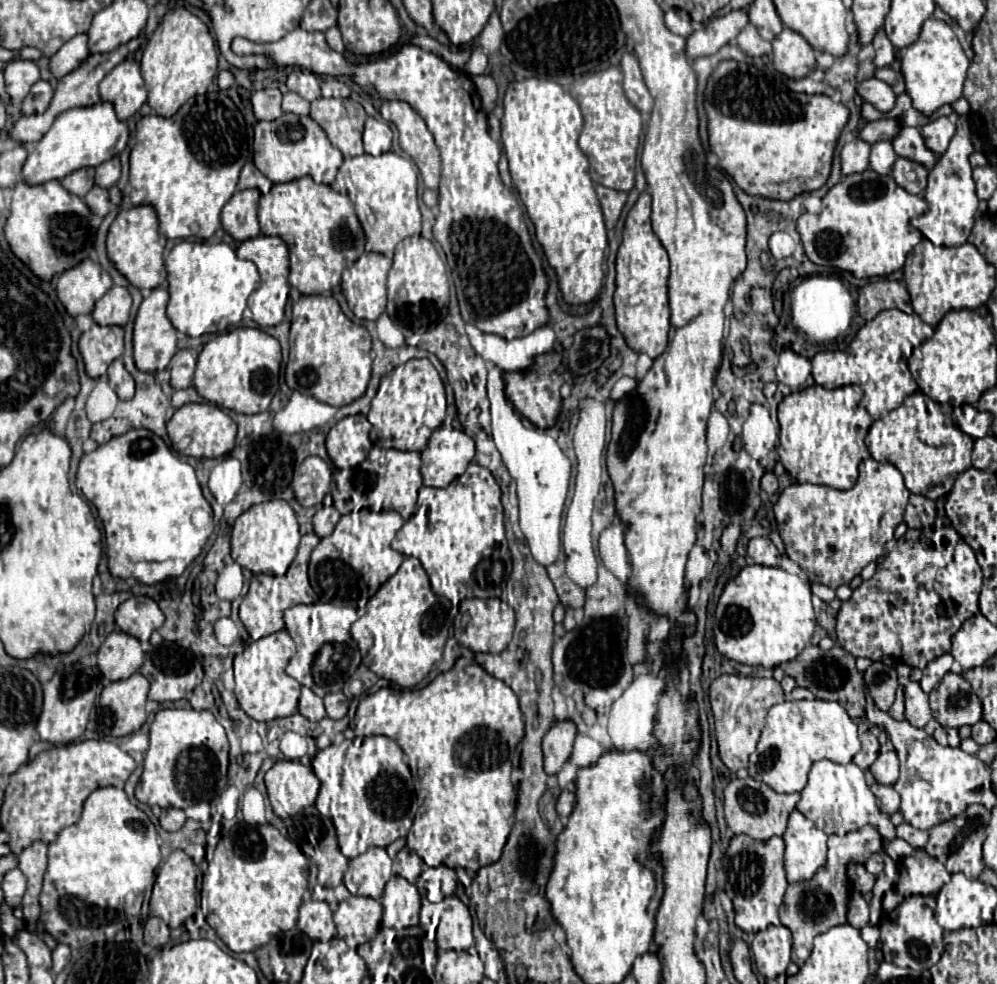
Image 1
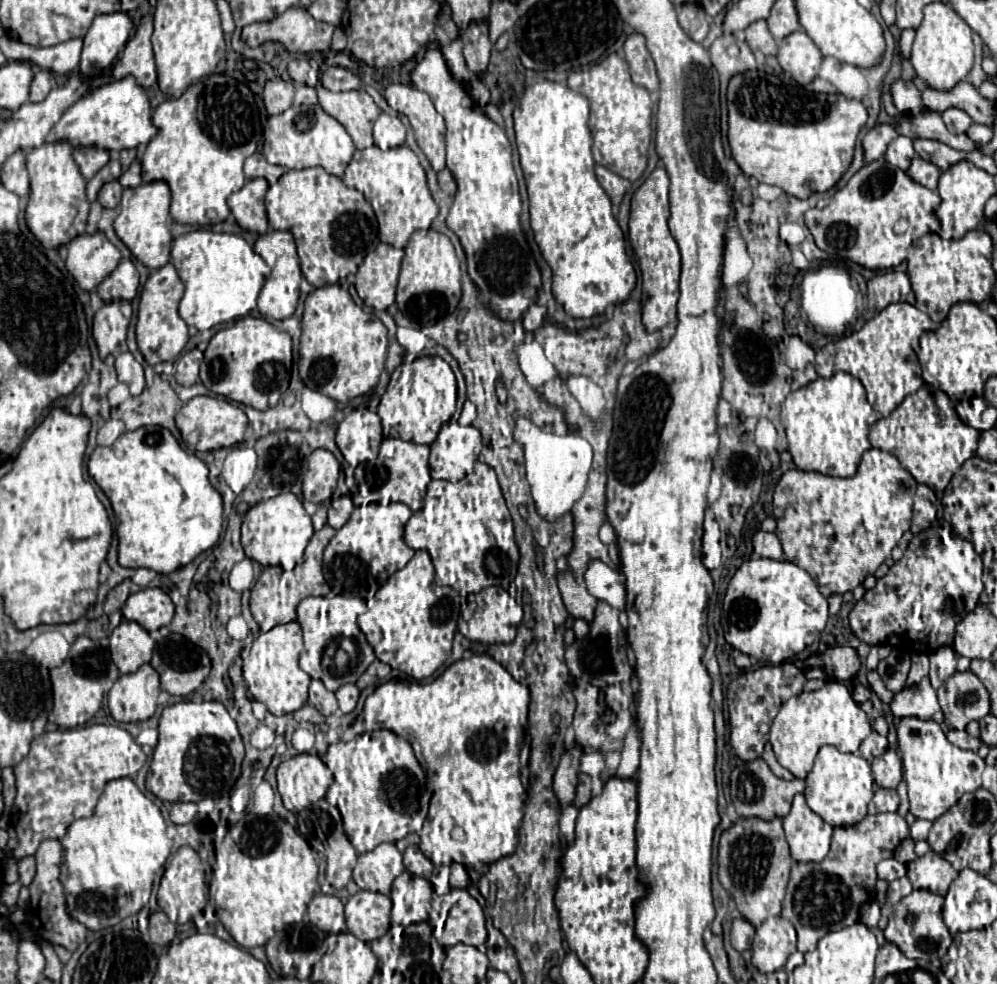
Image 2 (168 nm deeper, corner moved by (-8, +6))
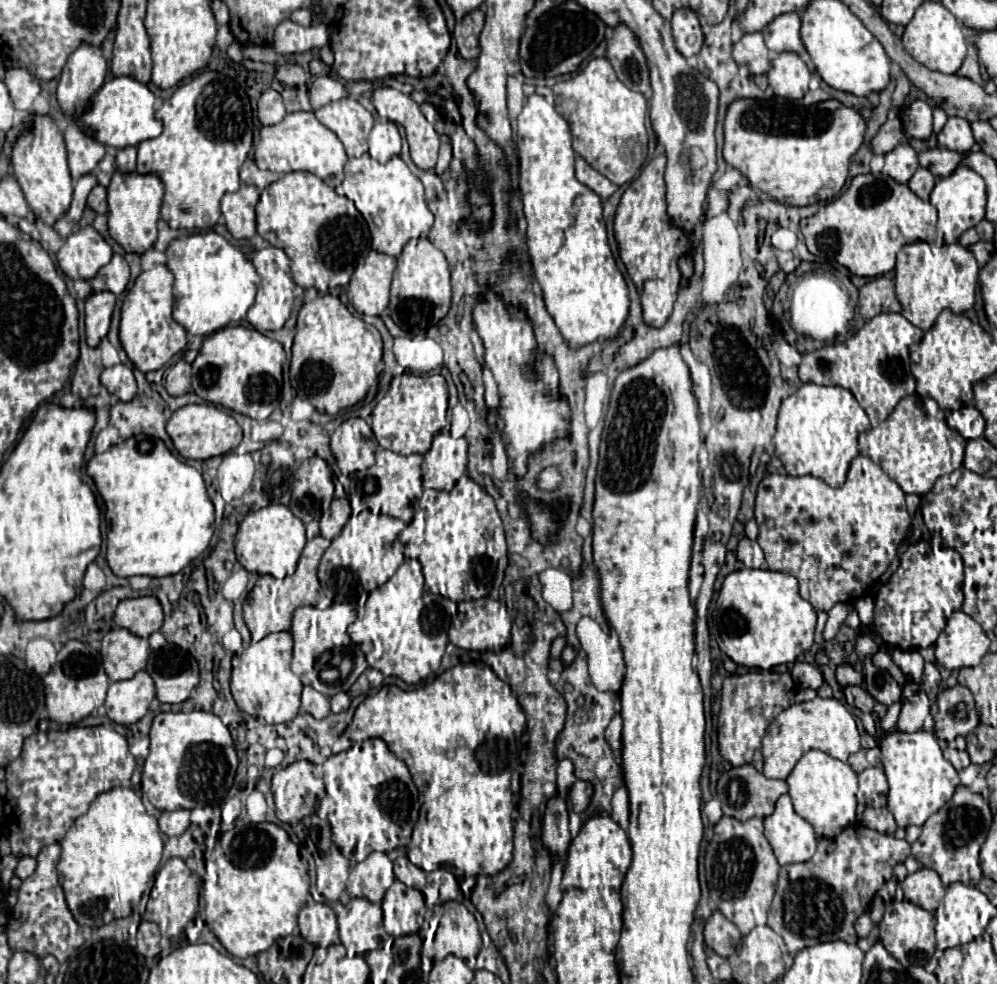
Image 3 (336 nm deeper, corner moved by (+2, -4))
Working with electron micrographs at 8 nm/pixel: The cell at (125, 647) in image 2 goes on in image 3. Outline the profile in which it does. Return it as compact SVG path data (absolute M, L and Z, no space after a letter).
M112 628L102 638L102 664L112 682L128 680L146 668L148 642L126 628Z

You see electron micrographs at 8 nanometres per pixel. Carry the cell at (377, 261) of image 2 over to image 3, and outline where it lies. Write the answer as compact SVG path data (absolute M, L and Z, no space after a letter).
M370 252L364 260L362 266L358 266L350 278L348 284L348 302L354 306L356 312L368 314L368 316L378 316L388 308L388 296L390 296L390 278L396 268L396 258L380 252Z

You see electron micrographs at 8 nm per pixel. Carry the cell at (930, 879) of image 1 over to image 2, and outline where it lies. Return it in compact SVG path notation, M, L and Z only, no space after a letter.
M932 850L908 864L908 878L912 886L940 896L948 892L948 886L956 876L958 872L940 854Z

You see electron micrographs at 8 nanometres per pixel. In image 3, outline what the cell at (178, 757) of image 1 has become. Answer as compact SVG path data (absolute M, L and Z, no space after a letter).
M160 712L150 728L150 754L142 770L142 796L158 810L218 806L232 786L236 768L234 740L214 712Z

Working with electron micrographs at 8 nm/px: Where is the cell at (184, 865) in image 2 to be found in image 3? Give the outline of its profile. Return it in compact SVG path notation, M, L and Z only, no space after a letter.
M170 858L156 874L156 882L150 893L146 918L160 926L162 936L178 936L184 926L196 916L200 894L200 876L196 876L182 858Z

